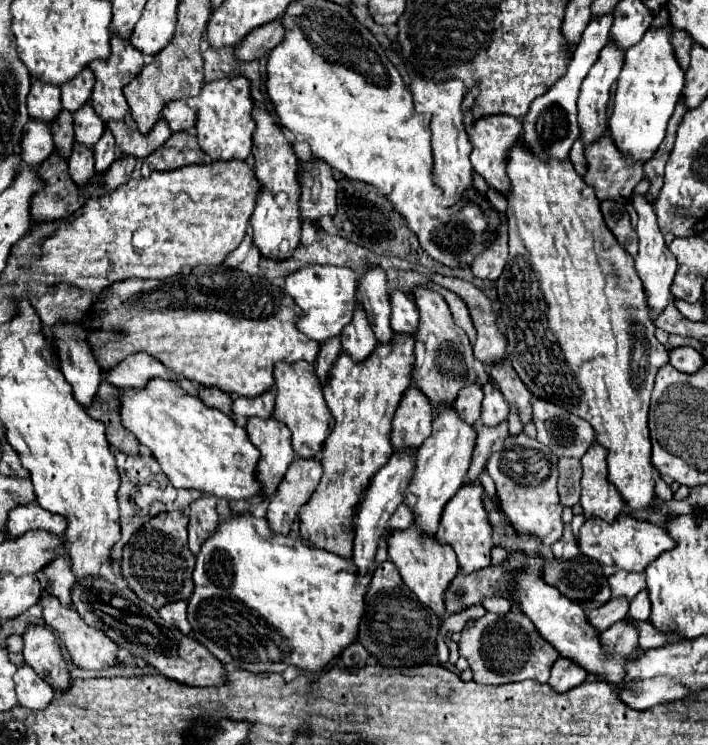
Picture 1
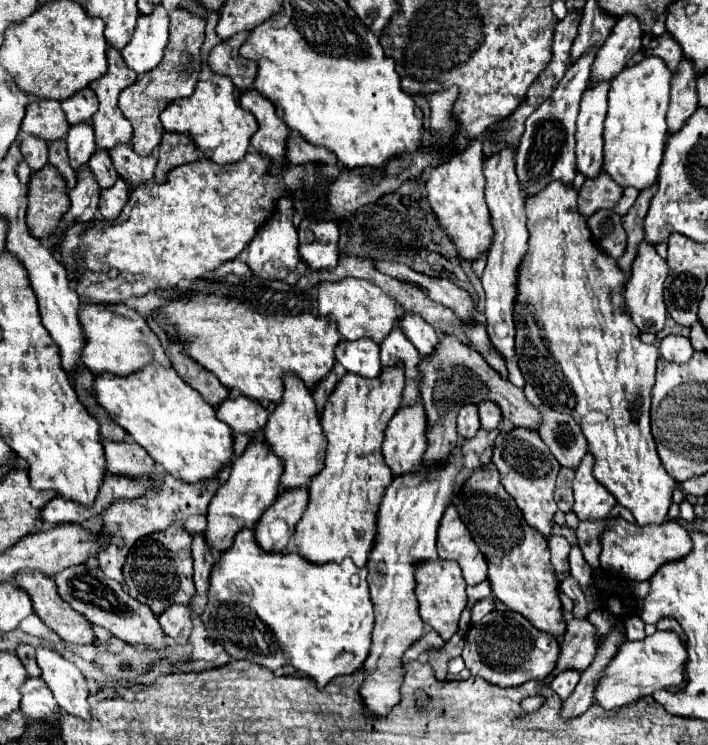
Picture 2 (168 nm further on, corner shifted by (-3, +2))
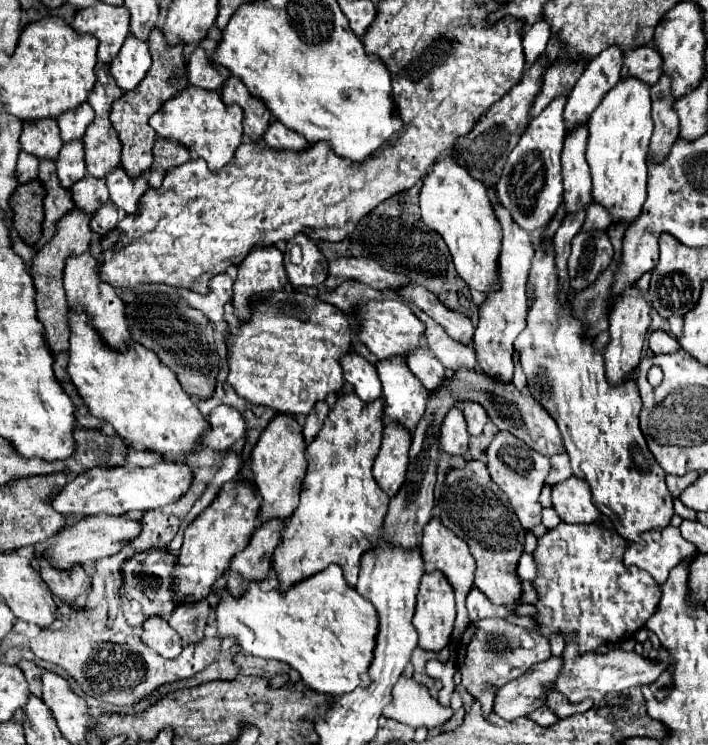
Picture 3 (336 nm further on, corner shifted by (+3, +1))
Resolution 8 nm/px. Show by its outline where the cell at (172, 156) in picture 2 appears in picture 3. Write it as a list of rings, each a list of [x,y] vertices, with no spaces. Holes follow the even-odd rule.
[[[156,139],[154,145],[154,165],[150,169],[150,187],[160,187],[164,173],[172,167],[178,167],[182,163],[190,161],[190,153],[184,145],[178,145],[168,139]]]

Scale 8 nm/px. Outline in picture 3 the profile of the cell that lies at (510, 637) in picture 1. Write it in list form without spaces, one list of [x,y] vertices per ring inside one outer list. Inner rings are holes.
[[[480,619],[476,623],[470,623],[456,649],[456,663],[462,673],[462,685],[482,703],[484,715],[492,711],[492,695],[484,689],[486,683],[500,689],[502,685],[514,681],[514,677],[526,673],[526,669],[530,669],[534,663],[546,661],[550,657],[552,651],[546,637],[524,627],[512,625],[506,619]]]

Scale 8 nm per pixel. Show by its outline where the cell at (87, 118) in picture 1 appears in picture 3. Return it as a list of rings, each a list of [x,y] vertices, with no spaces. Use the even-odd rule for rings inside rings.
[[[66,141],[56,159],[56,167],[58,167],[58,179],[62,187],[70,189],[76,181],[80,181],[86,175],[82,141]]]

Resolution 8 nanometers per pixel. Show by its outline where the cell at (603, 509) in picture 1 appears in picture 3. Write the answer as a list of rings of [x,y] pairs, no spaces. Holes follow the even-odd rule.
[[[574,475],[552,487],[552,503],[566,523],[594,523],[602,515],[592,503],[590,487]]]

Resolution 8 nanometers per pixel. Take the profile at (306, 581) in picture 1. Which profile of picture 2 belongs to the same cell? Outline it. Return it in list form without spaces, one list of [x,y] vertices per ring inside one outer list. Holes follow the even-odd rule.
[[[244,530],[228,552],[222,552],[212,568],[208,604],[202,622],[208,638],[220,644],[234,660],[252,660],[272,672],[290,662],[296,670],[312,676],[318,688],[324,688],[332,678],[358,672],[370,652],[370,636],[374,628],[374,610],[368,596],[366,568],[356,568],[352,560],[340,564],[328,562],[322,566],[308,564],[298,554],[268,554],[254,544],[254,532]]]

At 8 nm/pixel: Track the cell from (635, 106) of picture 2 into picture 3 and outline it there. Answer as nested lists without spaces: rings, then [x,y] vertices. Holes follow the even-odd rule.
[[[624,77],[604,95],[602,103],[588,119],[590,137],[586,161],[592,171],[592,199],[604,205],[614,221],[634,221],[646,201],[646,155],[654,131],[650,109],[650,85]]]

